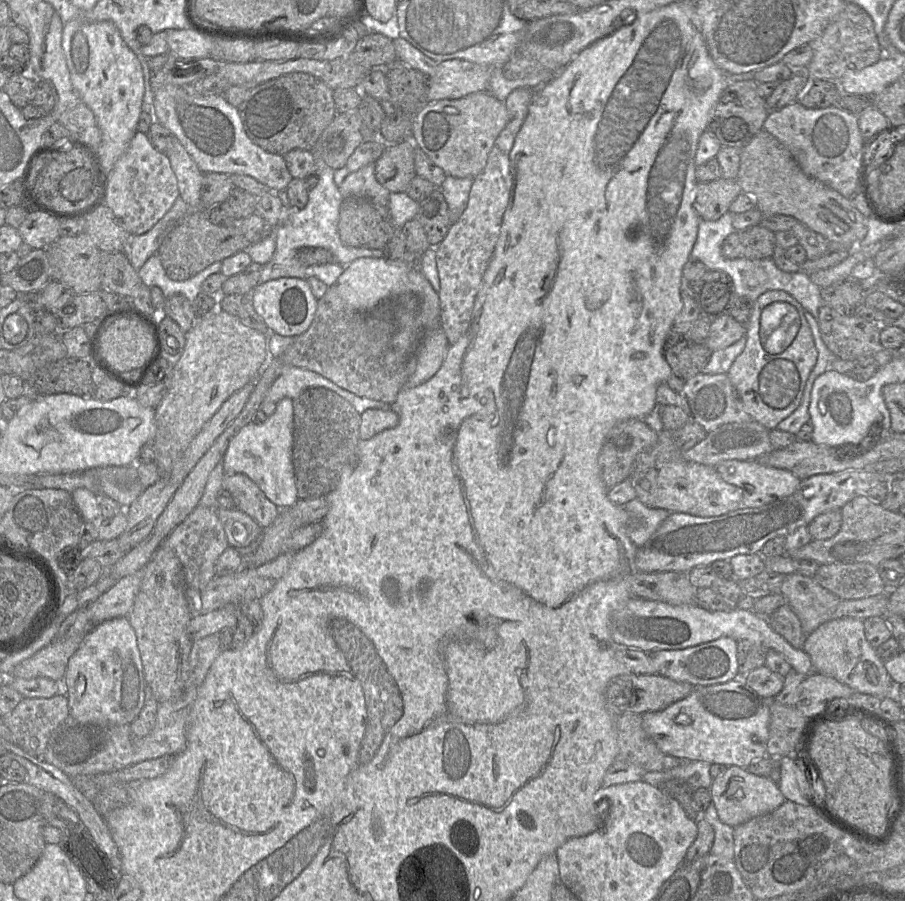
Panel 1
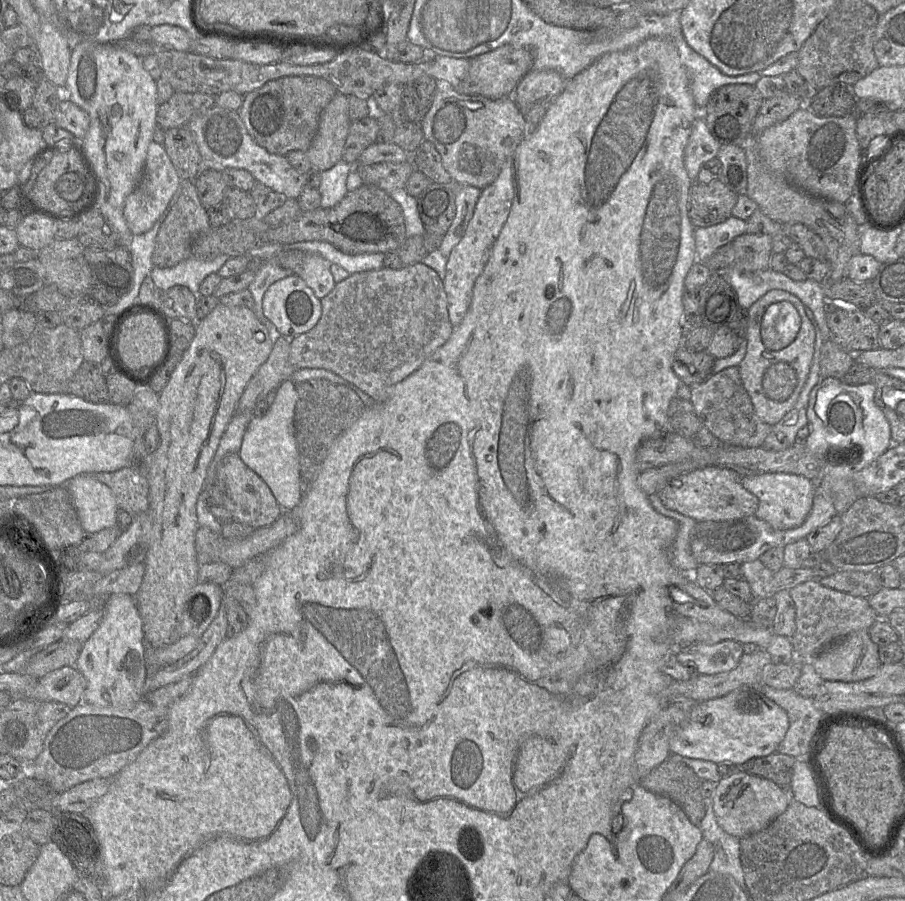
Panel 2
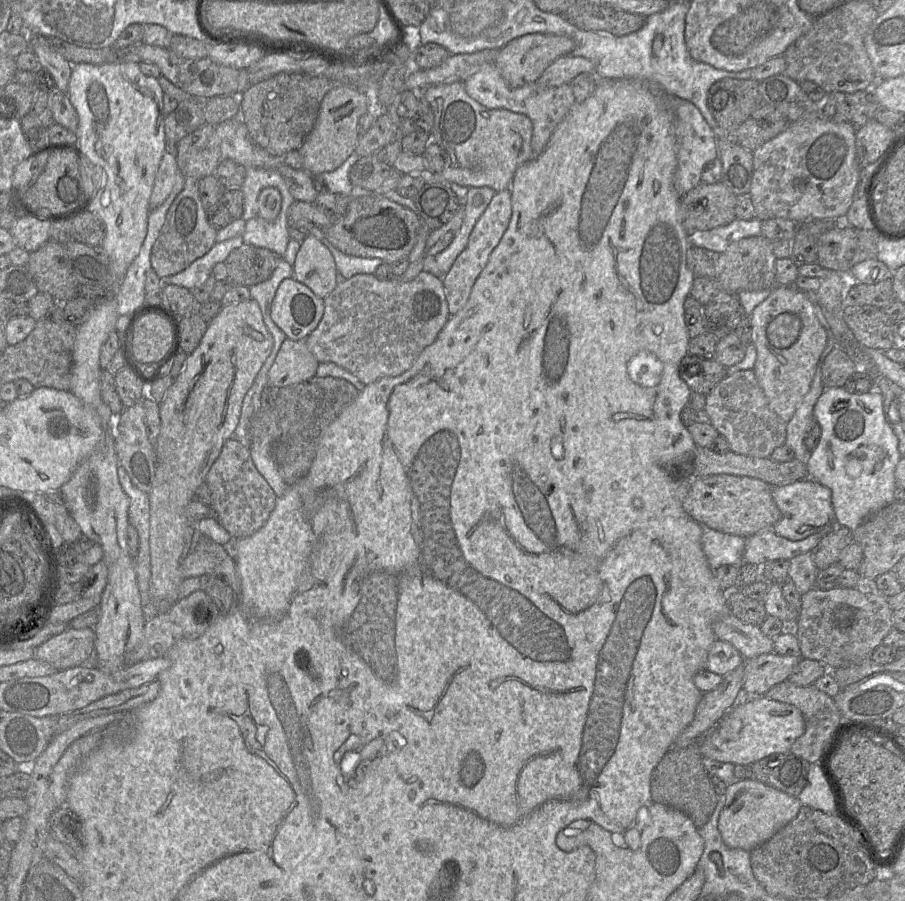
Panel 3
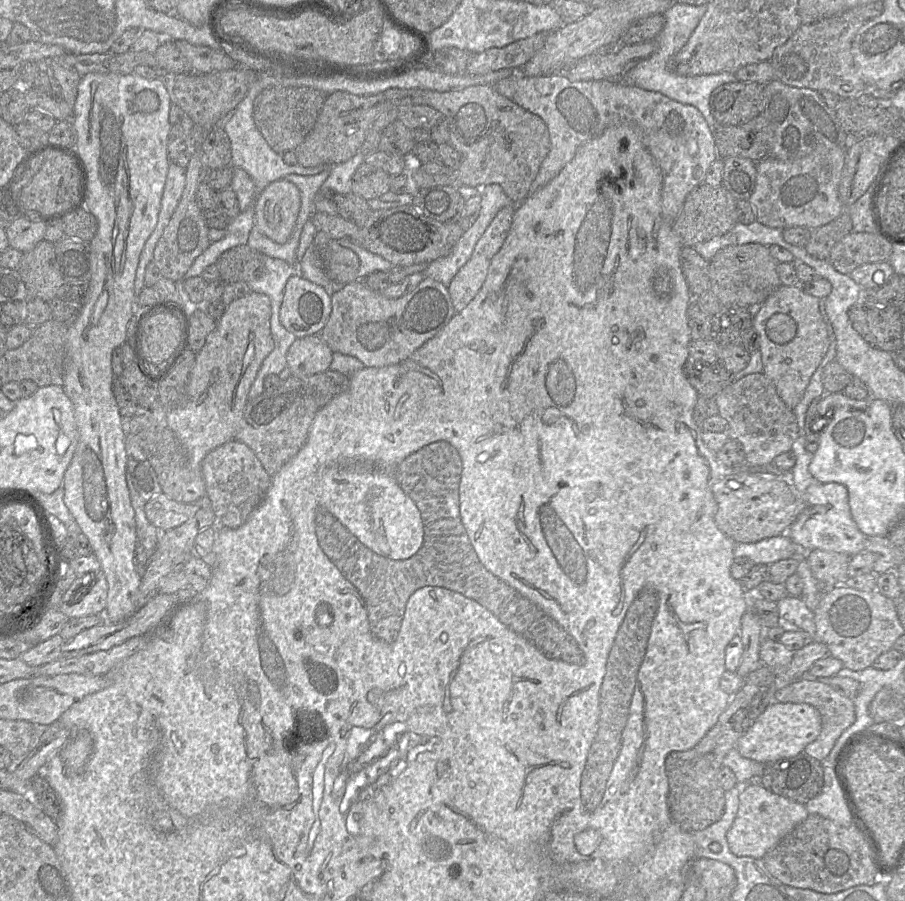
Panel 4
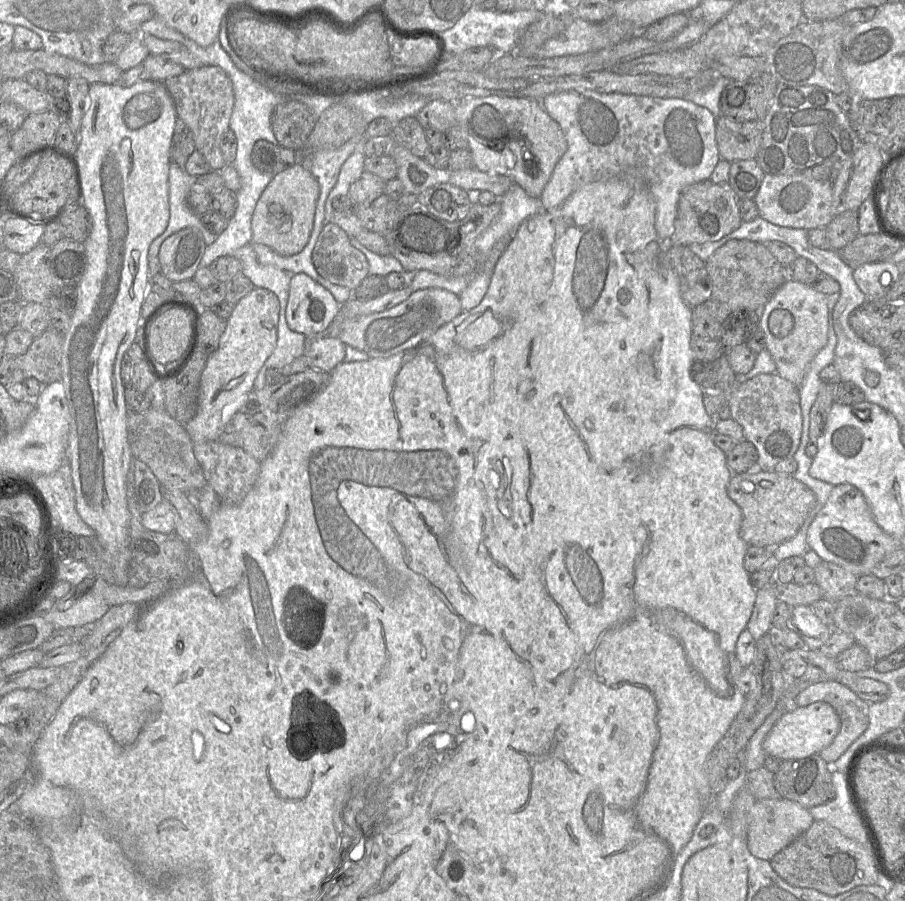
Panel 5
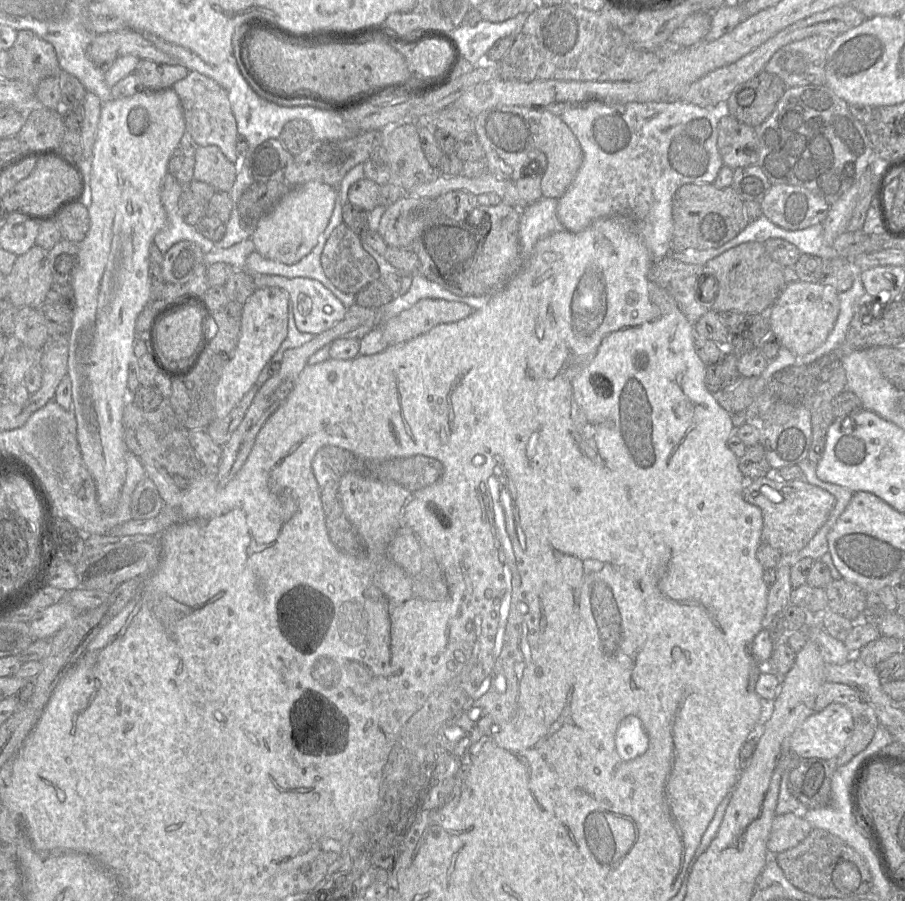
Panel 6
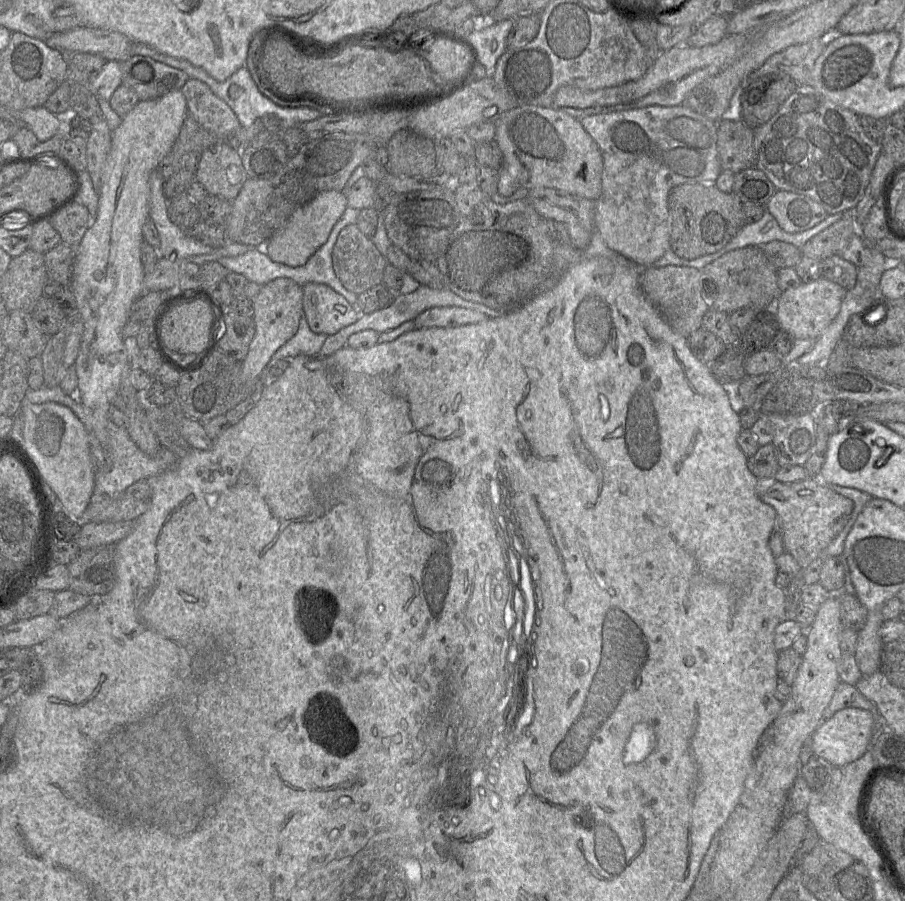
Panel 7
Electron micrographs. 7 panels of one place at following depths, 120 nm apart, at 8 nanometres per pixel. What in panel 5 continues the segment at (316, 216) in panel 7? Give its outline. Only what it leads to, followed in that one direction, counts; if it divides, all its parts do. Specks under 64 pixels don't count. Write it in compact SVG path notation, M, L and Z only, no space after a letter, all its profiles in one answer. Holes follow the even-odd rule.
M301 164L275 175L262 192L252 216L252 242L264 244L282 256L301 252L309 241L319 197L319 185Z

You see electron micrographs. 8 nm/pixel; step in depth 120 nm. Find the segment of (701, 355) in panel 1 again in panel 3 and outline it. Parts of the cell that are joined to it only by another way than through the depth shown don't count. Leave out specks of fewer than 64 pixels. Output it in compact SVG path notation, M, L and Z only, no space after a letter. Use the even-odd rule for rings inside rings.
M687 354L679 366L679 375L694 392L709 394L726 376L726 367L713 357Z

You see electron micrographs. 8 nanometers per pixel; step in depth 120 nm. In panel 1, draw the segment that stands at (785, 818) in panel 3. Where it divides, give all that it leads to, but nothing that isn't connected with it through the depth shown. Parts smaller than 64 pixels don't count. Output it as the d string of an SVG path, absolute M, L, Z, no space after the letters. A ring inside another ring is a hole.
M728 766L724 774L713 779L710 792L719 819L733 828L774 811L786 801L778 785L771 779L753 775L746 768L738 766Z

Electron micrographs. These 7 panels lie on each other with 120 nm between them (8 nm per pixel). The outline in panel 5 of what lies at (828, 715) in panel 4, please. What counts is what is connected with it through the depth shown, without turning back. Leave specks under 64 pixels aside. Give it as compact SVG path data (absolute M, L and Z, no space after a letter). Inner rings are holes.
M836 681L810 684L800 690L795 697L795 704L798 707L805 707L818 701L830 704L835 709L840 718L839 732L833 739L832 743L819 753L819 756L827 764L833 764L868 728L869 704L866 701L860 699L849 687Z

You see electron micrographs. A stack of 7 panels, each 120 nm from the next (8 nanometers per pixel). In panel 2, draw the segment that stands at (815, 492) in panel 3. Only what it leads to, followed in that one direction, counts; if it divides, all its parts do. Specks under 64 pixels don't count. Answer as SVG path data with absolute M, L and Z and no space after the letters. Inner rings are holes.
M788 473L746 474L742 475L741 483L759 500L755 515L775 529L787 530L801 526L812 510L815 482L802 475Z

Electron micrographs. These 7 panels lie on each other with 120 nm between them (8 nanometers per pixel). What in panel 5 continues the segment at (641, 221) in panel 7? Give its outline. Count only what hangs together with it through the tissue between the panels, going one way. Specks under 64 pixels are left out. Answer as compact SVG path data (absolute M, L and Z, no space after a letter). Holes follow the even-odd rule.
M570 90L548 94L544 96L540 102L551 118L559 124L567 141L567 150L556 164L548 183L539 197L543 210L551 210L560 206L572 192L584 184L611 177L622 176L624 174L634 175L636 177L640 177L650 191L655 202L655 229L657 235L663 242L668 242L676 219L677 205L681 191L690 184L708 180L715 166L721 159L718 152L715 134L716 118L708 109L696 105L687 99L656 98L639 95L626 95L621 93L599 93L590 90Z

